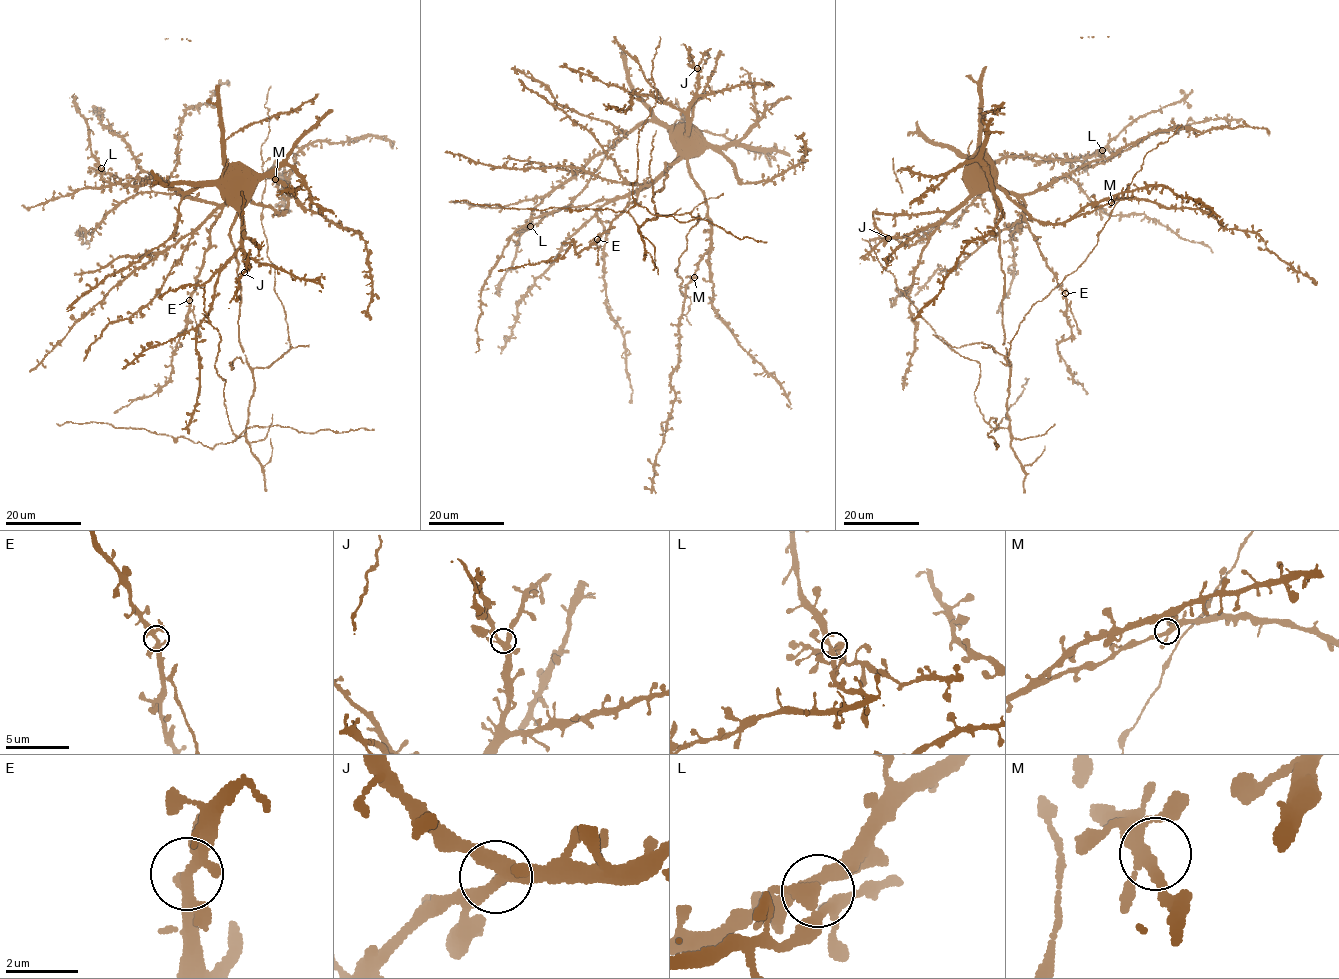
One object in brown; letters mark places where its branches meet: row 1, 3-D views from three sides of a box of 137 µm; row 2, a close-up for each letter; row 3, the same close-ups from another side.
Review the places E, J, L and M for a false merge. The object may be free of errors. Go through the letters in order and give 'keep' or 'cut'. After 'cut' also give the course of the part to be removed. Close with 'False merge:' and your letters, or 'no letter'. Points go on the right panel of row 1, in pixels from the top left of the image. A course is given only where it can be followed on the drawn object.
E: keep
J: keep
L: keep
M: keep
False merge: no letter

